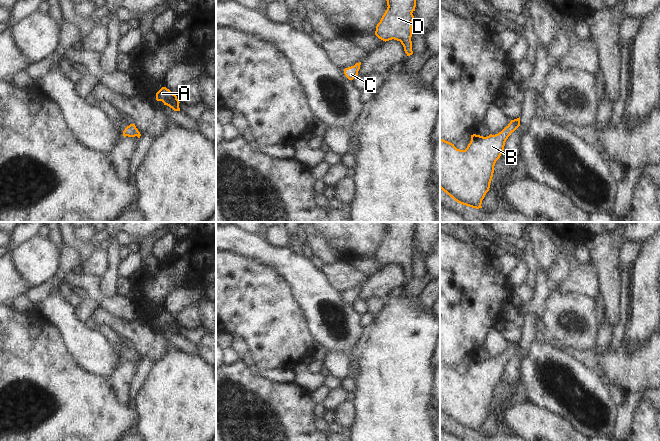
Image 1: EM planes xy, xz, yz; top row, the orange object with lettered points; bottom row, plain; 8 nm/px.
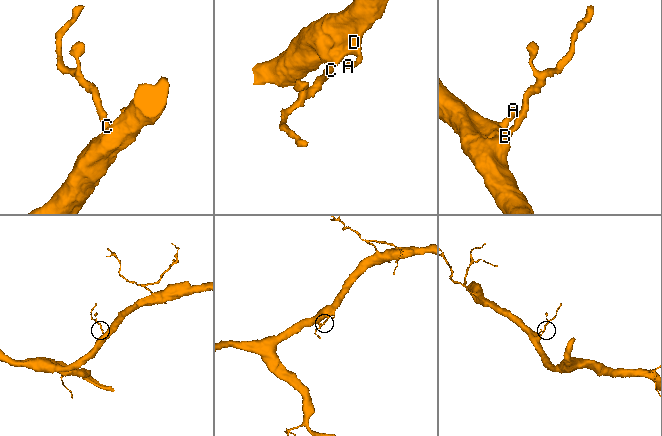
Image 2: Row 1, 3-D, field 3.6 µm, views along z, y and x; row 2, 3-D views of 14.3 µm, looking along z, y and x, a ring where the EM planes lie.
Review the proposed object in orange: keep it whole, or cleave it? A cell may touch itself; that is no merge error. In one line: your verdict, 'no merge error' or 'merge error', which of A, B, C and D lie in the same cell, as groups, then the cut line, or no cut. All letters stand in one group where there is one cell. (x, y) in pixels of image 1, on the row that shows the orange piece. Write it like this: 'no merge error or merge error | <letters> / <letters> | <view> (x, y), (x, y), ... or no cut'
no merge error | A B C D | no cut

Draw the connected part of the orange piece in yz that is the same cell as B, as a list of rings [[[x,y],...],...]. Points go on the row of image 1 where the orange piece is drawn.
[[[520,117],[510,123],[498,134],[487,137],[473,134],[465,150],[440,139],[440,188],[460,204],[482,208],[482,200],[489,191],[496,161],[500,158],[508,137],[520,126]]]

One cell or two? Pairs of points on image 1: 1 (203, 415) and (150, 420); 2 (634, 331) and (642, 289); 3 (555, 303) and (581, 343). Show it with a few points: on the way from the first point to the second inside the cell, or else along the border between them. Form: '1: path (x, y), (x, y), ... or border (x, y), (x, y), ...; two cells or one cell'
1: path (190, 415), (179, 415), (174, 420), (163, 420); one cell
2: path (642, 321), (642, 299); one cell
3: path (555, 315), (555, 324), (565, 333), (569, 334); one cell

